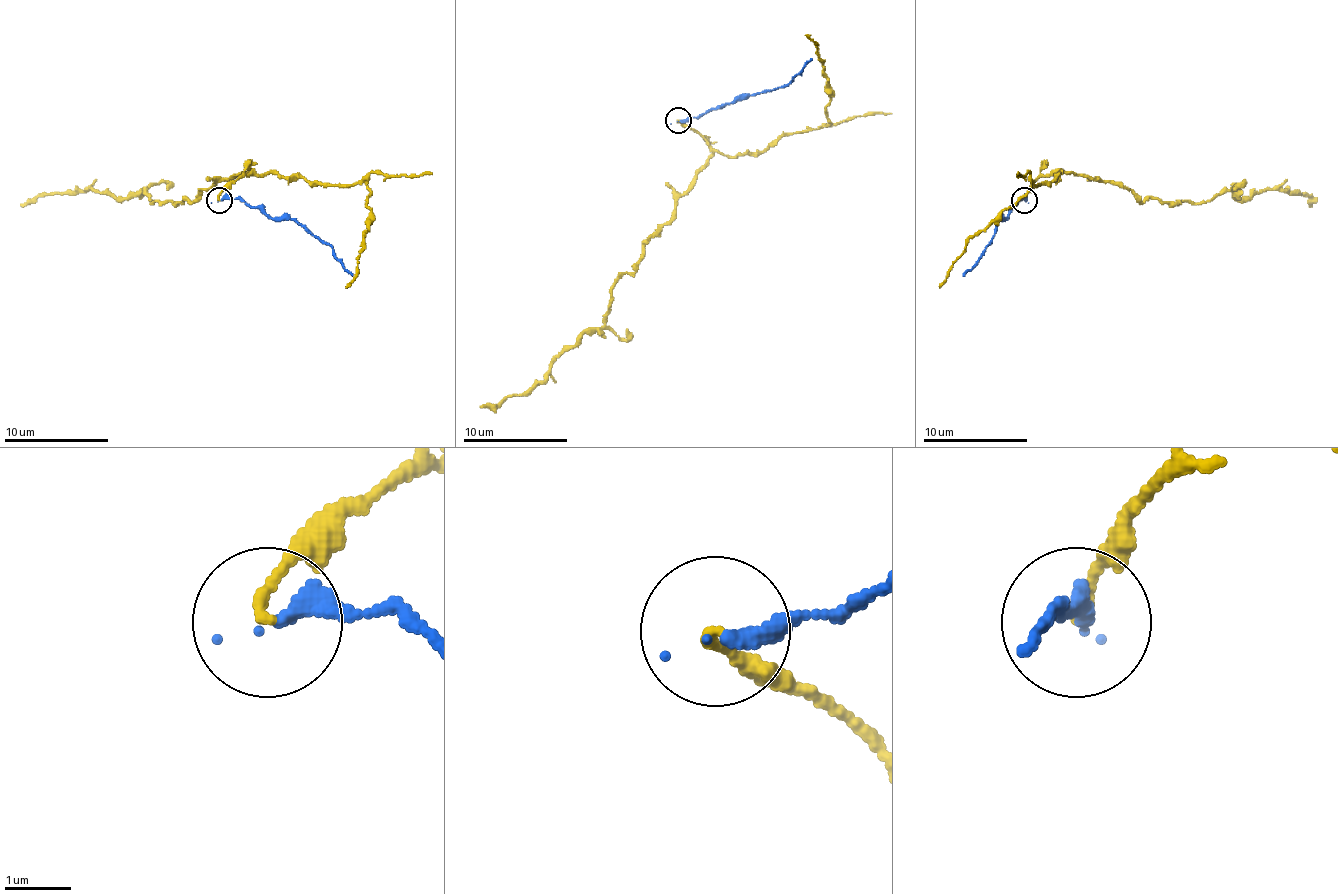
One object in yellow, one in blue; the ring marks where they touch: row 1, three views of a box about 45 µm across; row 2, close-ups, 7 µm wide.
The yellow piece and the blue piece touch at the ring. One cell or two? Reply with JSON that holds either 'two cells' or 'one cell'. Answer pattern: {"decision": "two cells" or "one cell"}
{"decision": "two cells"}

